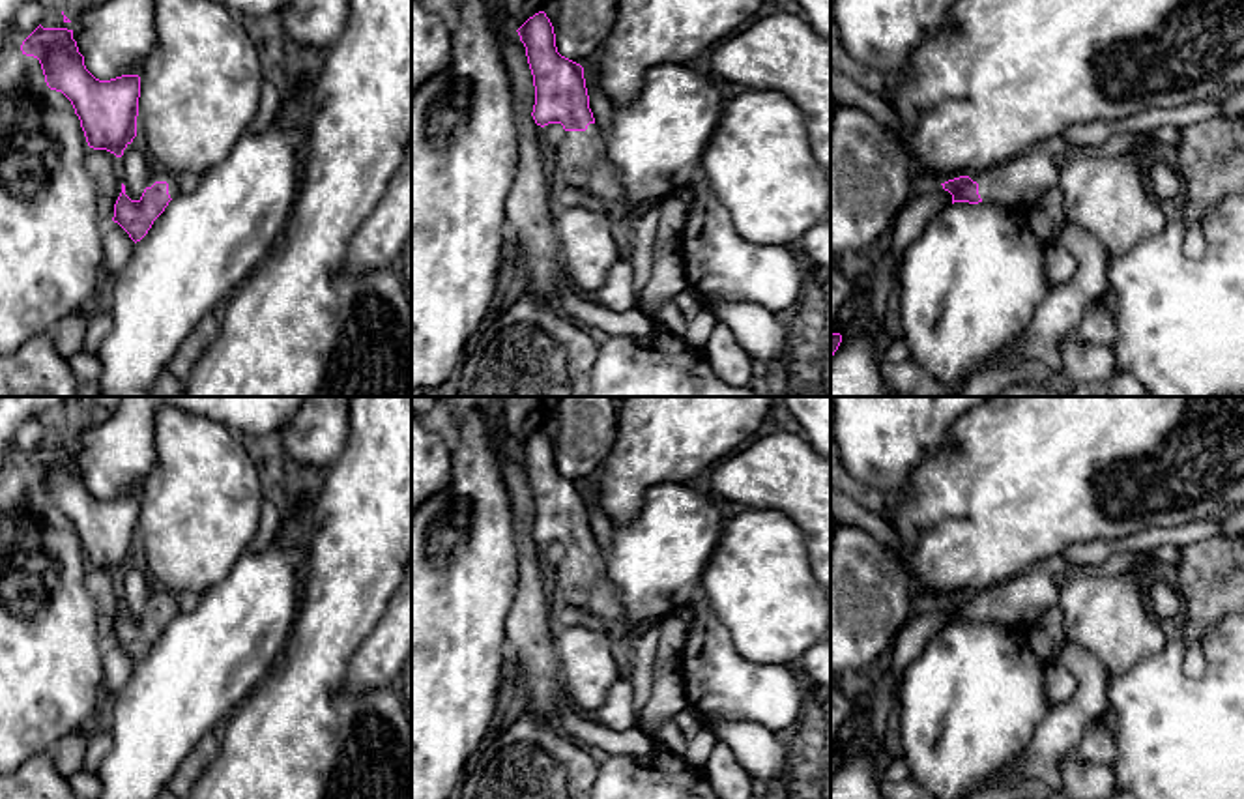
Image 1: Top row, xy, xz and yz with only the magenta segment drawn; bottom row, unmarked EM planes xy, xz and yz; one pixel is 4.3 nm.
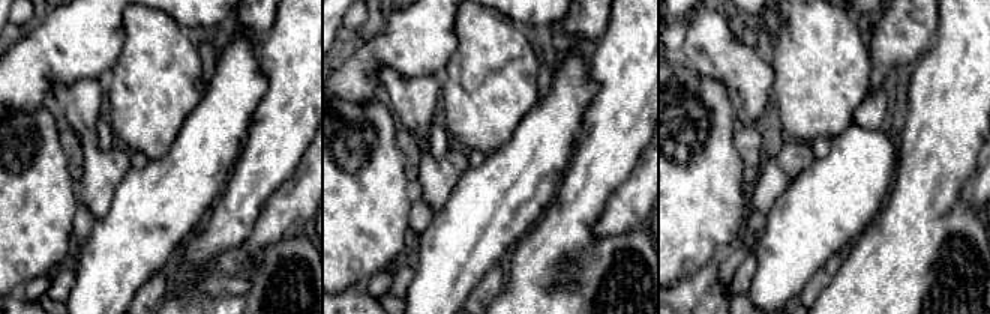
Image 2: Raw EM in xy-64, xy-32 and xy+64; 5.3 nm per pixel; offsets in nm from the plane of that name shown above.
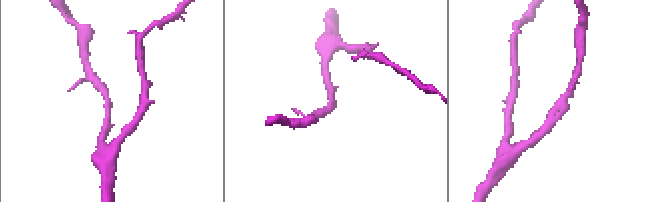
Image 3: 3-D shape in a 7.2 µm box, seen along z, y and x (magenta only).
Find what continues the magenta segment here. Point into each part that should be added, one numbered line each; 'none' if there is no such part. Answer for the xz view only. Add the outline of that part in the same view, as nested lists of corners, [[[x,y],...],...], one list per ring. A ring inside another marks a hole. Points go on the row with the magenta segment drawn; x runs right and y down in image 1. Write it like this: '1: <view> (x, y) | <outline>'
1: xz (580, 161) | [[[597,123],[586,131],[565,131],[561,144],[550,155],[550,168],[557,185],[569,185],[595,195],[604,211],[621,221],[634,221],[636,206],[619,183],[610,165],[606,146]]]

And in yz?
1: yz (1020, 182) | [[[1040,146],[1010,161],[969,176],[986,204],[1029,210],[1048,189],[1059,185],[1055,146]]]

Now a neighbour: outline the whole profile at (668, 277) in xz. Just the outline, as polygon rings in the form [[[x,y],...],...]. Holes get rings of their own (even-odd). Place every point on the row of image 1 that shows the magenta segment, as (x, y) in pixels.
[[[687,185],[662,200],[660,217],[653,243],[653,269],[644,286],[642,312],[653,316],[655,311],[688,288],[681,256],[681,232],[694,200],[694,187]]]

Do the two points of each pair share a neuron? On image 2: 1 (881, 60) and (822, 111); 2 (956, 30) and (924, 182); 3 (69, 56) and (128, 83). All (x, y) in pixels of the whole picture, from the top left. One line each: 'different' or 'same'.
1: different
2: same
3: different

